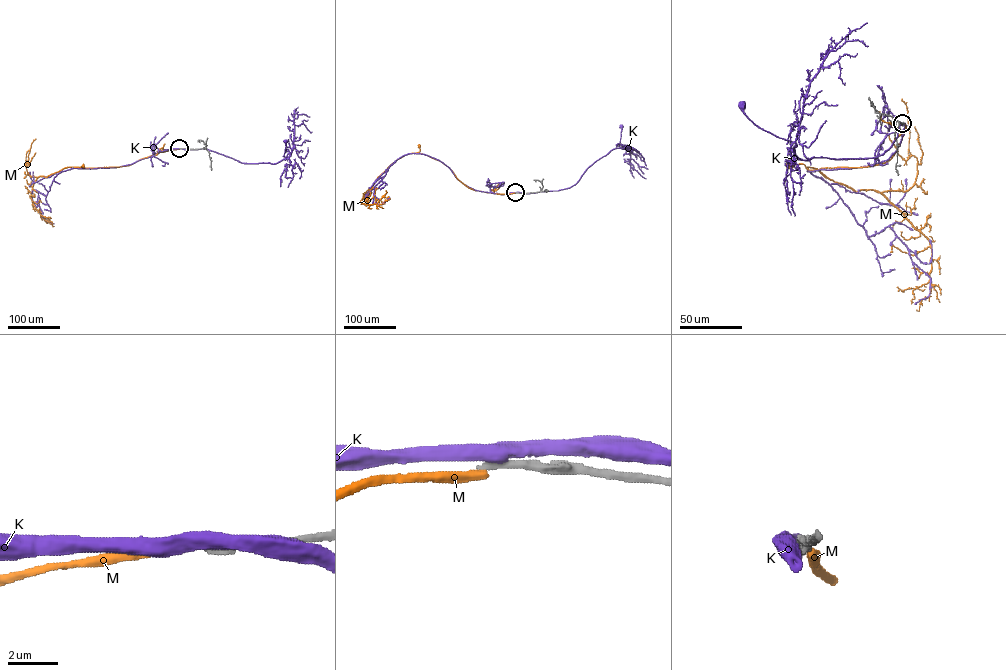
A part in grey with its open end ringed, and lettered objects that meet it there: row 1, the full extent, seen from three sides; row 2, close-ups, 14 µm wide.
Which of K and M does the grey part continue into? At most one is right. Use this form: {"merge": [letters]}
{"merge": []}

